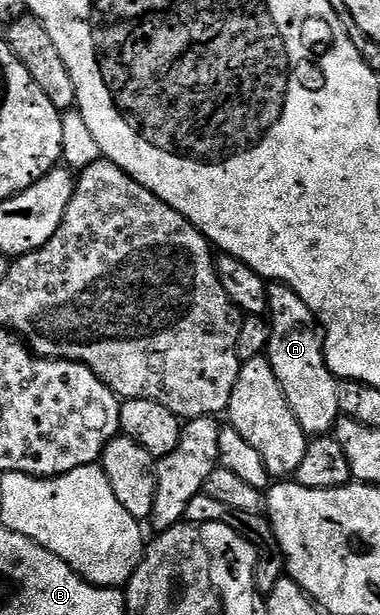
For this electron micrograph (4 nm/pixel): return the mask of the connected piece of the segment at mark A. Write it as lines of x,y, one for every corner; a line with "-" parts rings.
280,283
269,285
269,313
267,356
291,411
295,411
295,419
299,419
299,427
303,427
310,438
332,434
341,417
335,395
338,378
325,362
325,346
317,318
290,285

